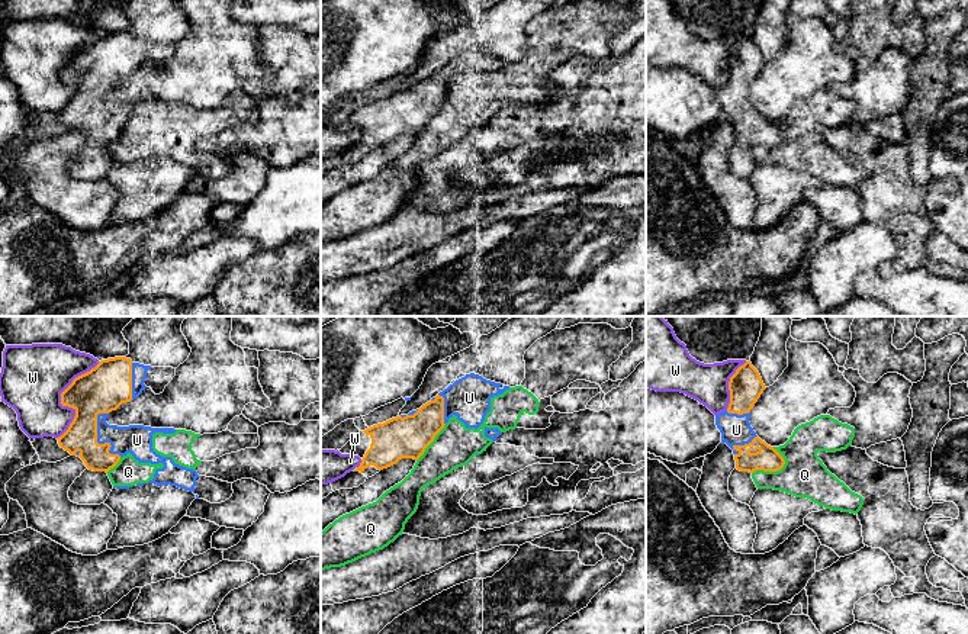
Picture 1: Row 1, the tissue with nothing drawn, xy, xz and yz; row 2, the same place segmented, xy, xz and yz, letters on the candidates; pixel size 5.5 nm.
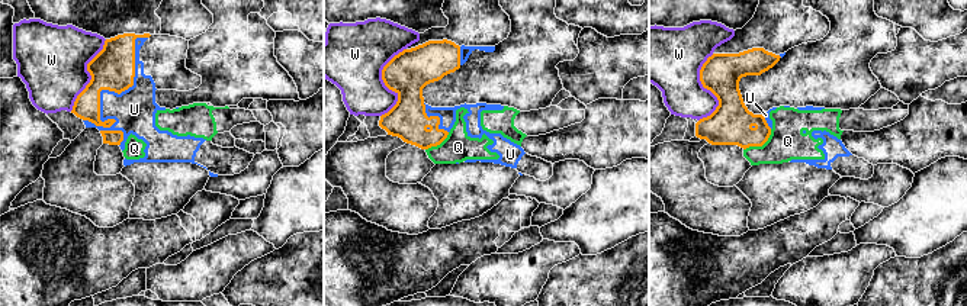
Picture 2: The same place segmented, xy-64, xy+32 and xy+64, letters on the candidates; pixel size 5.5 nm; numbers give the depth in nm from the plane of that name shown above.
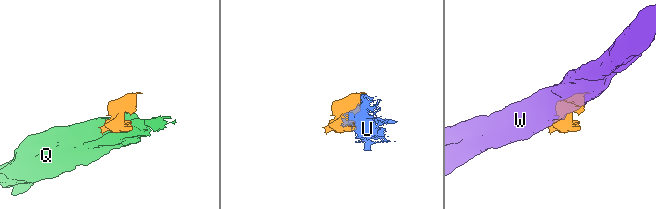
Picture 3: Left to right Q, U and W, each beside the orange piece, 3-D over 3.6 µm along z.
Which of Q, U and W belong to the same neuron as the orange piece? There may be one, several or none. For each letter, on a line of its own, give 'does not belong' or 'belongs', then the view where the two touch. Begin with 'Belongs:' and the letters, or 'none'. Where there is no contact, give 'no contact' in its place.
Belongs: none
Q: does not belong | yz
U: does not belong | xy
W: does not belong | xy

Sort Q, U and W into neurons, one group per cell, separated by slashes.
Q U / W

